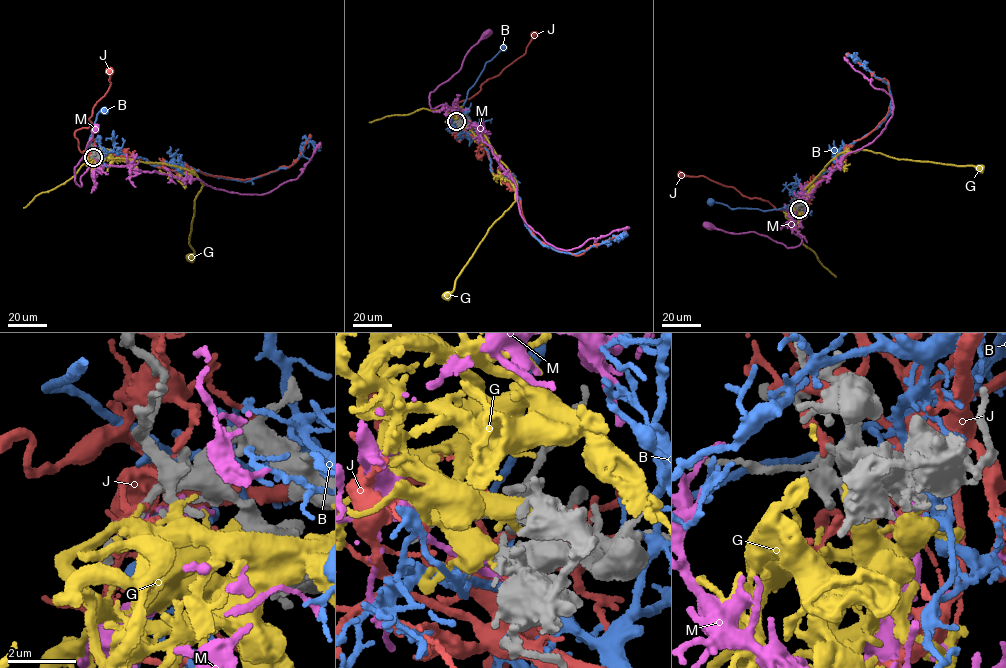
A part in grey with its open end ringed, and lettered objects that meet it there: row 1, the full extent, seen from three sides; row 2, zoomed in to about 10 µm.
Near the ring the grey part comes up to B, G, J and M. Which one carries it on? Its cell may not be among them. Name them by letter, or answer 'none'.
G

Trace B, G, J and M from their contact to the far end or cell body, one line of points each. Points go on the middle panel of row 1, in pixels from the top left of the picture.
B: (457, 124), (467, 133), (459, 130), (457, 122), (468, 91), (486, 62), (503, 46)
G: (456, 121), (459, 115), (483, 134), (517, 188), (515, 200), (489, 229), (456, 279), (453, 290), (446, 295)
J: (455, 122), (451, 116), (457, 103), (471, 98), (486, 80), (499, 74), (525, 53), (533, 34)
M: (455, 122), (450, 117), (452, 108), (448, 106), (431, 107), (430, 93), (459, 71), (467, 52), (487, 33)

